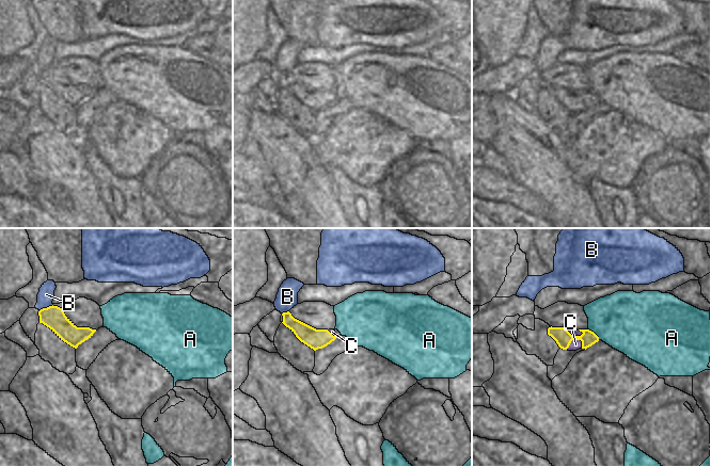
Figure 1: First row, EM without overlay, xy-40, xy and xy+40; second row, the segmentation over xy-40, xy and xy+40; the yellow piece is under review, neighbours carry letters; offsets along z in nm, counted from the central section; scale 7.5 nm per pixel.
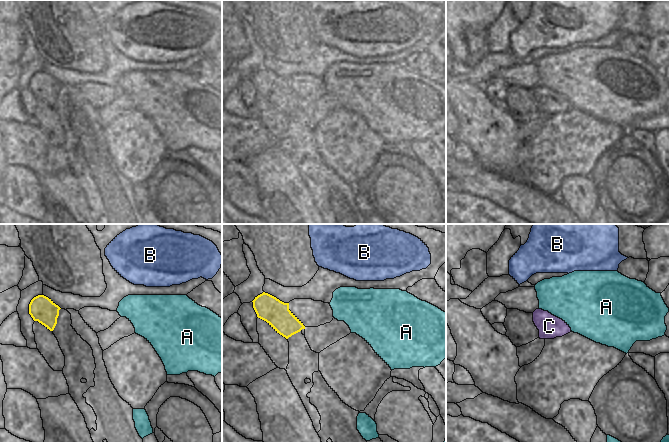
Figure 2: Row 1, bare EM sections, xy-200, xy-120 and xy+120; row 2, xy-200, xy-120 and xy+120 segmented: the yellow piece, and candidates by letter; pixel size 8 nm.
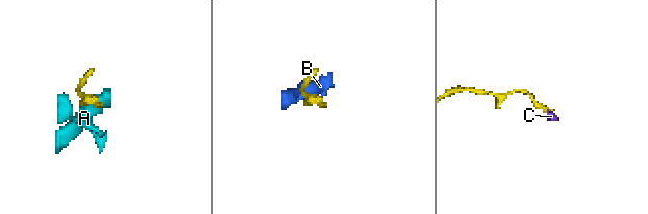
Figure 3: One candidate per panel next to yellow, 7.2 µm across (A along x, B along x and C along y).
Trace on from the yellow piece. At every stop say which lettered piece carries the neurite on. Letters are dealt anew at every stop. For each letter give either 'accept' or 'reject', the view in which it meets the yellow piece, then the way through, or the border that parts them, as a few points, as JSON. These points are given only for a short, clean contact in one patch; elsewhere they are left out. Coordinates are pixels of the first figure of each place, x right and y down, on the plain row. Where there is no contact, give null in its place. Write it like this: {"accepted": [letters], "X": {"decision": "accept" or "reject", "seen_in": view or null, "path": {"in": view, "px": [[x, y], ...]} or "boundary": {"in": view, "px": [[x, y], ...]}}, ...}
{"accepted": ["C"], "A": {"decision": "reject", "seen_in": "xy+40", "boundary": {"in": "xy+40", "px": [[588, 90], [599, 100]]}}, "B": {"decision": "reject", "seen_in": "xy-40", "boundary": {"in": "xy-40", "px": [[52, 65], [40, 71]]}}, "C": {"decision": "accept", "seen_in": "xy+40"}}

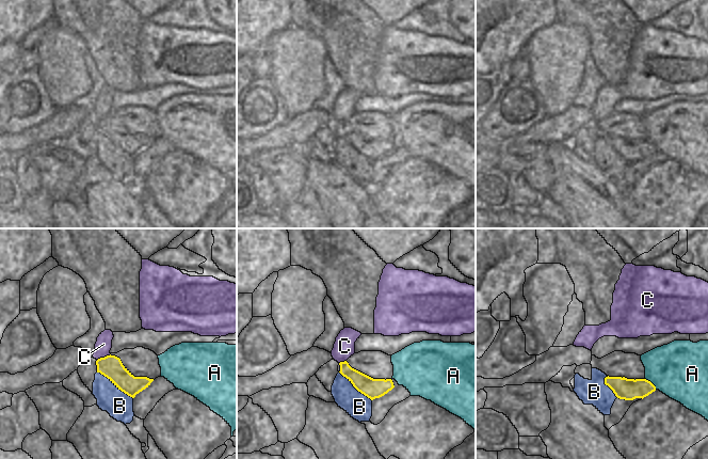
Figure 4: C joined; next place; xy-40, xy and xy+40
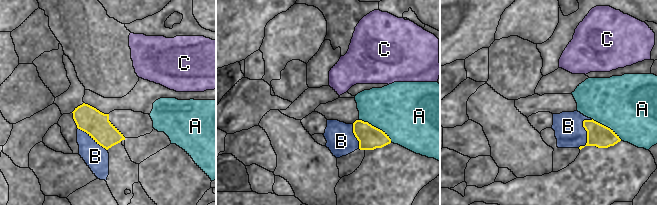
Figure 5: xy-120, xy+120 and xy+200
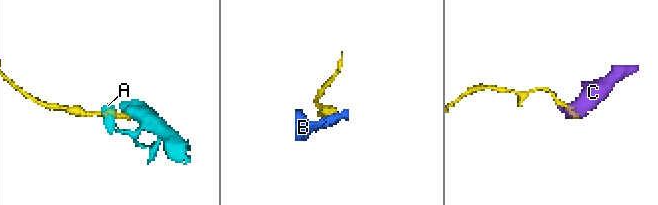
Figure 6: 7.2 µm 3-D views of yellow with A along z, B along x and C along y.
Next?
{"accepted": [], "A": {"decision": "reject", "seen_in": "xy+40", "boundary": {"in": "xy+40", "px": [[645, 139], [656, 149]]}}, "B": {"decision": "reject", "seen_in": "xy-40"}, "C": {"decision": "reject", "seen_in": "xy-40", "boundary": {"in": "xy-40", "px": [[110, 114], [97, 121]]}}}

